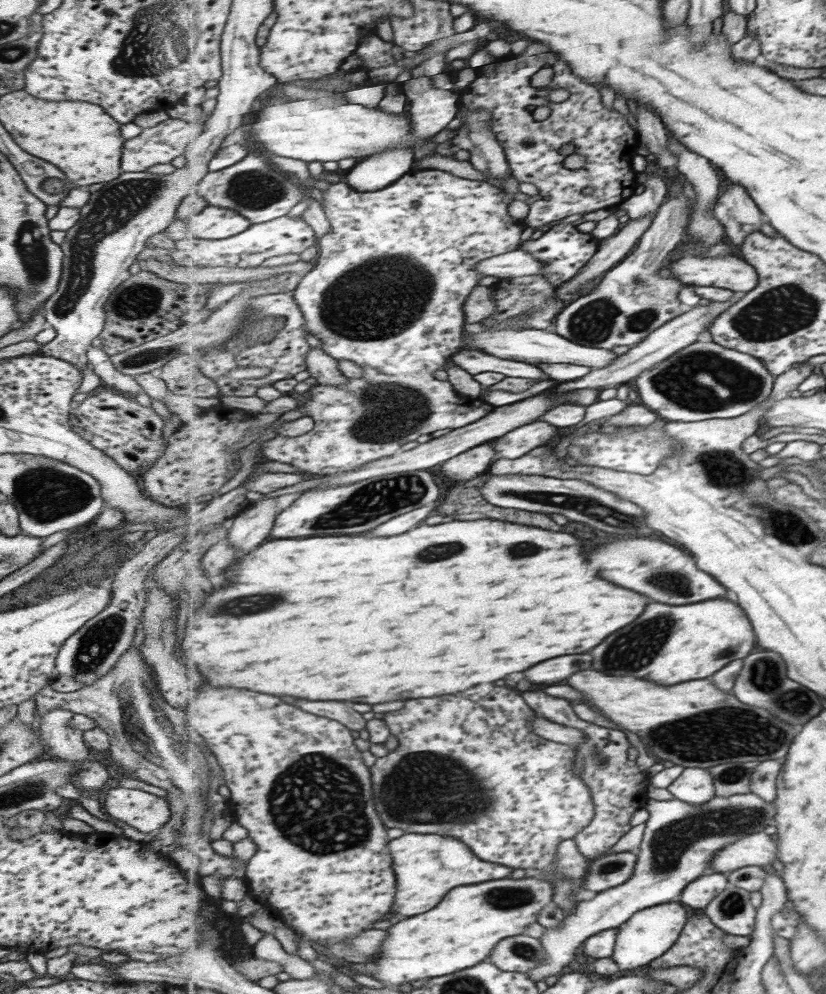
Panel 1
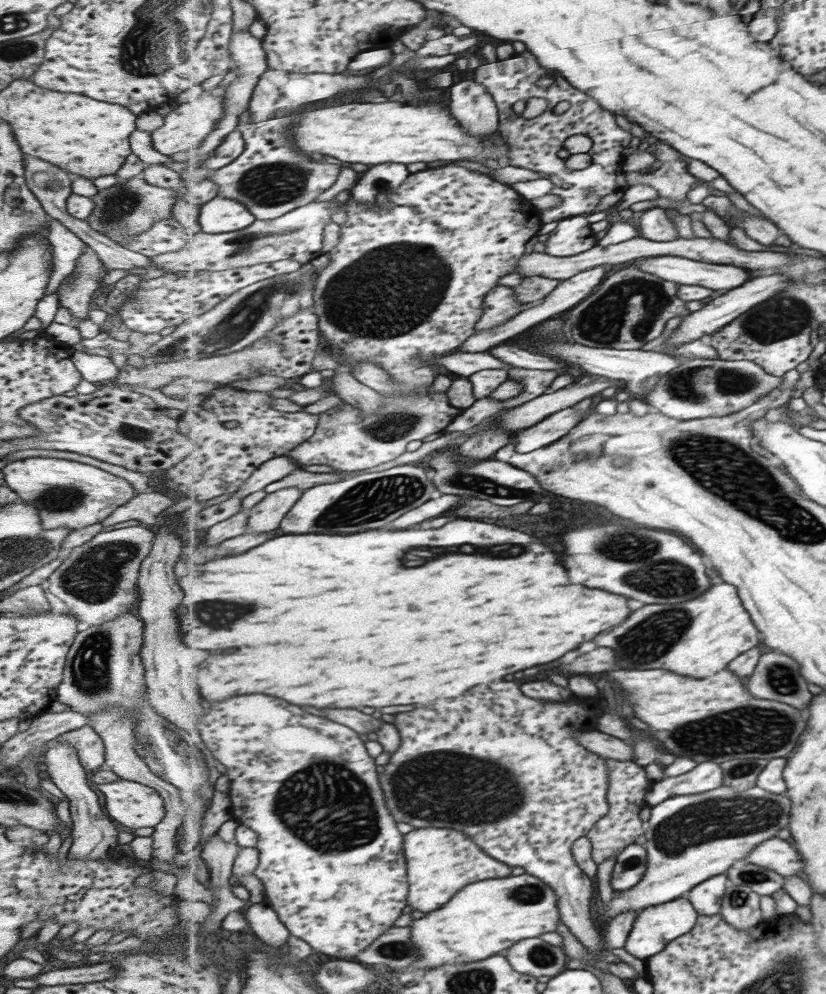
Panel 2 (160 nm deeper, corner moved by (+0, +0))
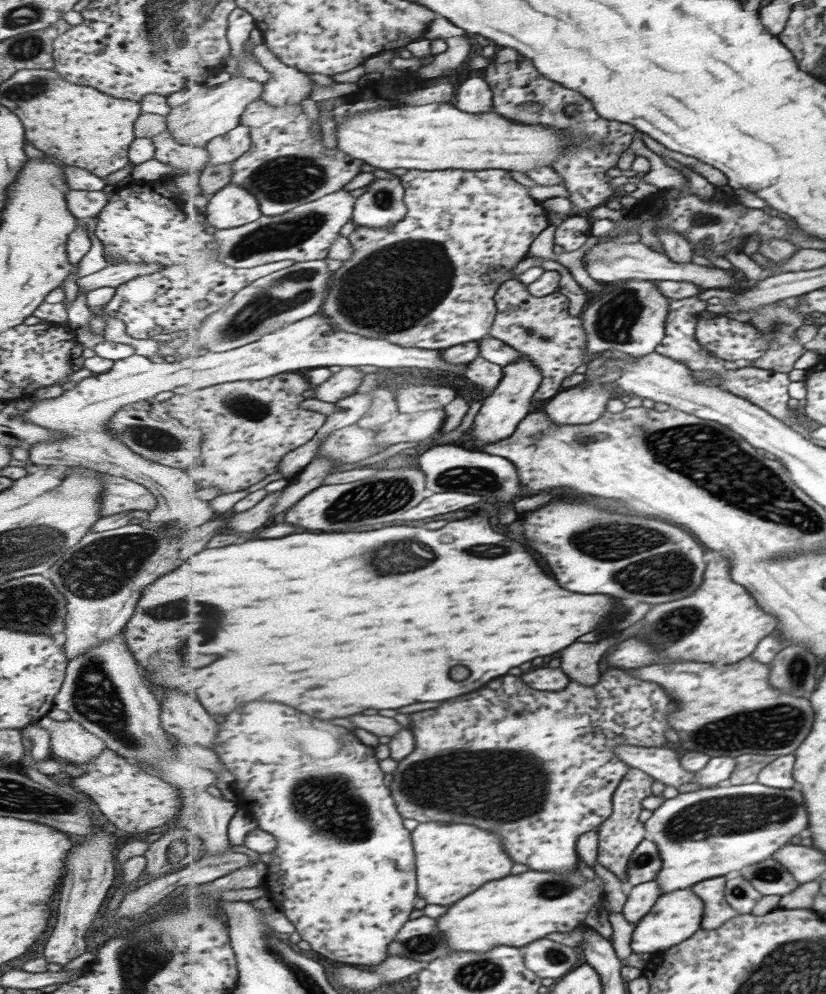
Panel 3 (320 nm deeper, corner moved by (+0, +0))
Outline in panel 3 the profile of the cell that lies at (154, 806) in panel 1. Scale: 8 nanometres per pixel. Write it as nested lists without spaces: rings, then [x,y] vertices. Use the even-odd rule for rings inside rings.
[[[103,748],[97,756],[91,758],[83,765],[83,769],[85,772],[81,776],[71,778],[68,785],[75,792],[83,792],[85,796],[89,796],[95,802],[97,810],[119,830],[147,832],[151,828],[163,826],[177,814],[181,806],[181,798],[177,796],[177,790],[171,784],[165,784],[163,780],[149,776],[137,766],[127,764],[125,759],[108,748]]]

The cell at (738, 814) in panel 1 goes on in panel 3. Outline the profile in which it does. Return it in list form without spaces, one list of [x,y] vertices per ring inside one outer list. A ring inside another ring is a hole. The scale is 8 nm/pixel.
[[[727,783],[703,789],[694,788],[665,800],[653,810],[645,825],[646,839],[655,842],[661,851],[663,868],[656,881],[659,881],[663,894],[693,888],[695,883],[702,883],[703,880],[729,876],[771,859],[779,849],[791,842],[793,836],[799,836],[803,830],[809,828],[809,812],[799,790],[773,788],[764,784],[735,787]]]

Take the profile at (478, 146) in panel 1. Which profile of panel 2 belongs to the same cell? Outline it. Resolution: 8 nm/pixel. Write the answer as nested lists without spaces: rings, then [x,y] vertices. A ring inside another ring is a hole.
[[[463,80],[459,84],[451,84],[450,103],[453,116],[465,124],[469,134],[495,134],[499,130],[499,109],[493,95],[487,88],[475,80]]]

